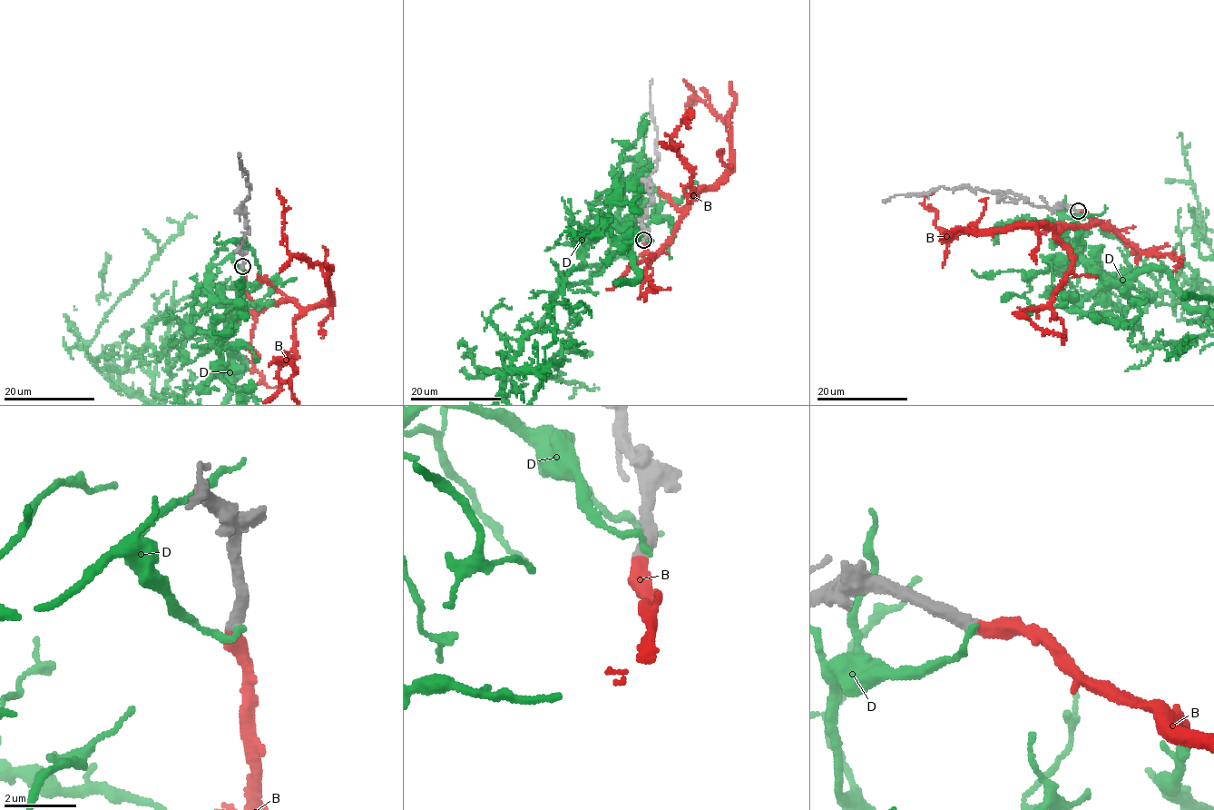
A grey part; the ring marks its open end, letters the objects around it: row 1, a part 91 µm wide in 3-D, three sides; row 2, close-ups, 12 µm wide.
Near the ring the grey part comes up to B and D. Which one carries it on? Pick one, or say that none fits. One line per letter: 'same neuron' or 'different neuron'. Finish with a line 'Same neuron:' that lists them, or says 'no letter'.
B: same neuron
D: different neuron
Same neuron: B

